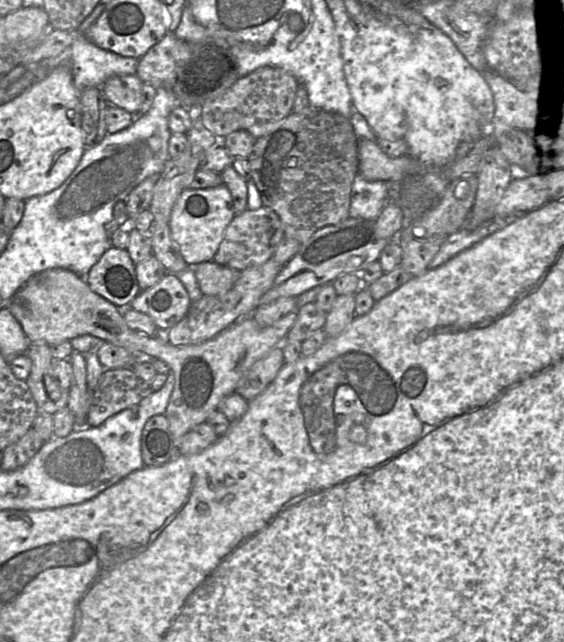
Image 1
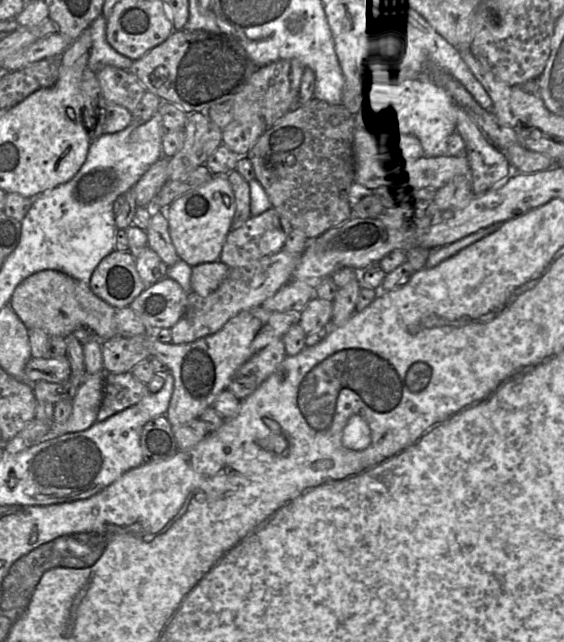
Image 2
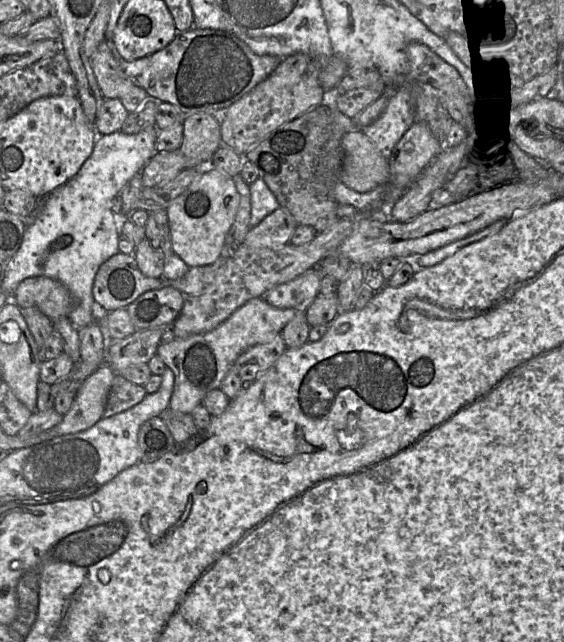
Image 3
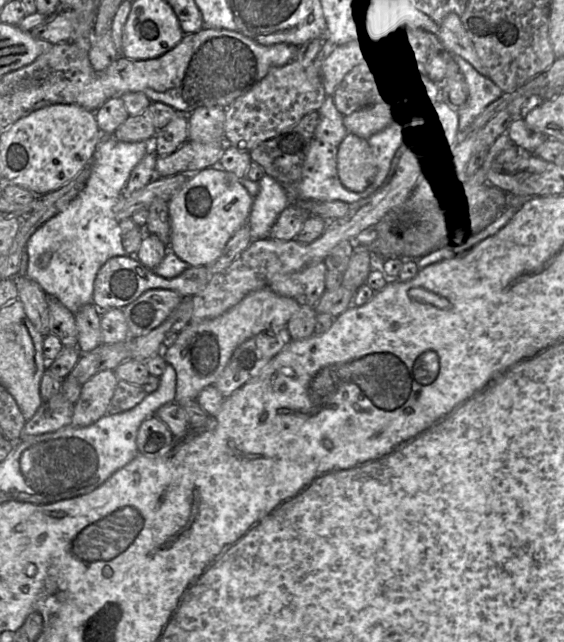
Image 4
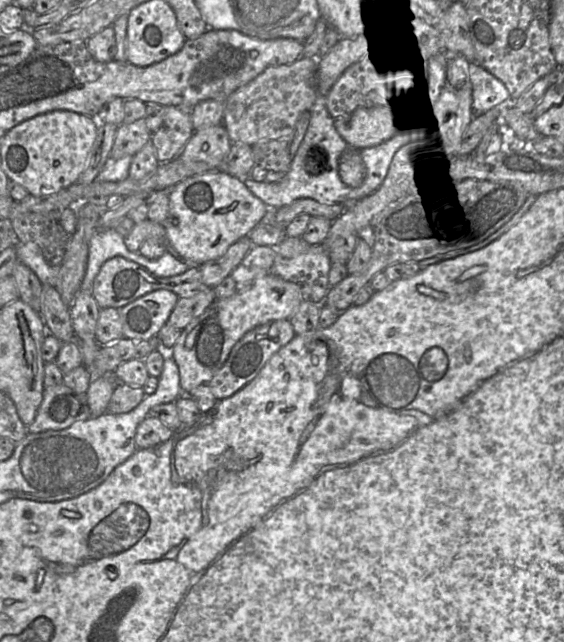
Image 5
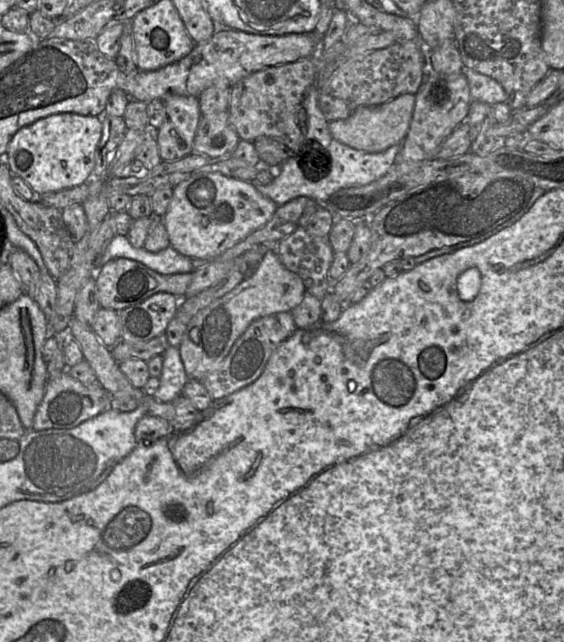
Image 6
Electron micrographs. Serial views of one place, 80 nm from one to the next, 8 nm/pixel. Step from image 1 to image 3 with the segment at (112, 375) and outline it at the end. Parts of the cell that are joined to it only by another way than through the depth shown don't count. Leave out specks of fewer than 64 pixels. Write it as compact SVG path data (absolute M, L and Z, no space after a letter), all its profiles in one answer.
M116 373L109 391L103 417L111 417L141 402L147 392L142 385L134 384Z

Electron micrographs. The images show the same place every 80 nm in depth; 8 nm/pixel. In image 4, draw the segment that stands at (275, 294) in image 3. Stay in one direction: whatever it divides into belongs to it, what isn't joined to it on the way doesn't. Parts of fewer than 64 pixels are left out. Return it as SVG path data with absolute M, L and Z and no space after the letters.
M324 261L309 265L299 271L274 275L268 286L278 295L295 299L298 304L314 307L326 291Z

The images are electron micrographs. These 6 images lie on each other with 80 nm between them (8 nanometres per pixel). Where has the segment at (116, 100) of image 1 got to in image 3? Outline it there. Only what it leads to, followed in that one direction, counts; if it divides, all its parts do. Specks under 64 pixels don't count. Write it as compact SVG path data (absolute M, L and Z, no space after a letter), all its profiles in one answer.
M107 40L99 44L90 63L104 99L118 99L128 113L138 111L149 98L141 87L125 78L119 67L119 59L108 47Z

